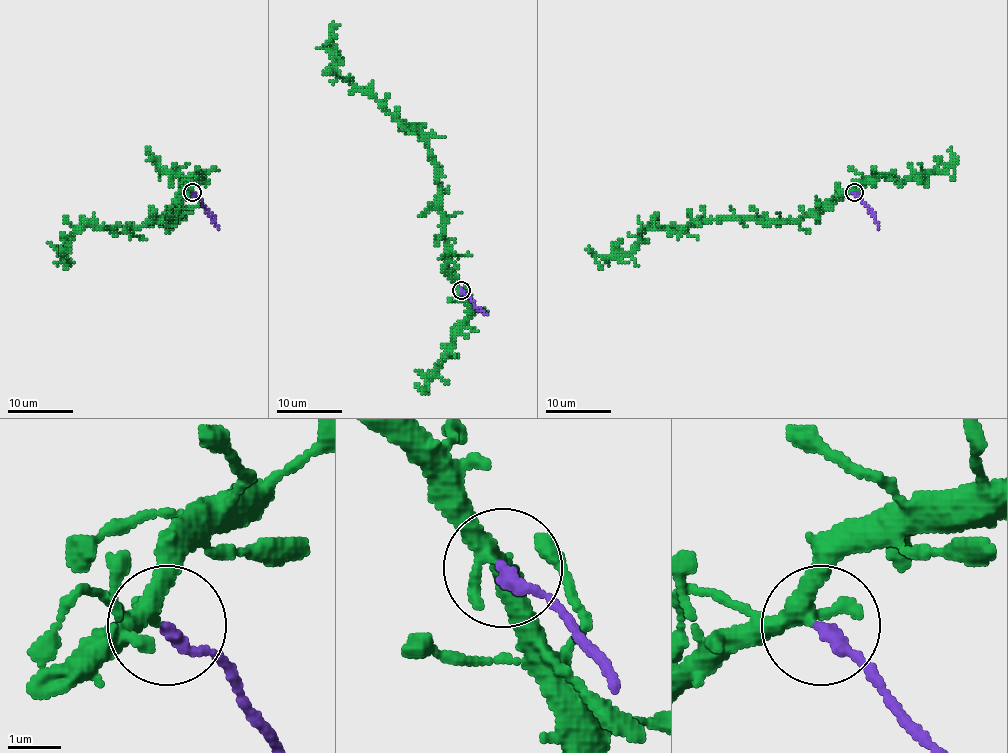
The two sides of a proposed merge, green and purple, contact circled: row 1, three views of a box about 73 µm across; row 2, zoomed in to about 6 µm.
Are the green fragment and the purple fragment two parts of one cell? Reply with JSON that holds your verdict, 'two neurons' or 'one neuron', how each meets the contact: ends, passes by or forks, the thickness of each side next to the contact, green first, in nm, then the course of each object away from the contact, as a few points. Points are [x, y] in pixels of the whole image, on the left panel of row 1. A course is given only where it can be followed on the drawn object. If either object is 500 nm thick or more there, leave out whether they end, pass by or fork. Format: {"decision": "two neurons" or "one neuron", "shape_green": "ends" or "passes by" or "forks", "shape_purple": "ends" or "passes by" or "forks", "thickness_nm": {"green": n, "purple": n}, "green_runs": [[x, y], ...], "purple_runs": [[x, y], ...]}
{"decision": "two neurons", "shape_green": "passes by", "shape_purple": "ends", "thickness_nm": {"green": 320, "purple": 260}, "green_runs": [[191, 192], [176, 204], [178, 213], [171, 222], [168, 218], [124, 232], [81, 227], [68, 243], [66, 269]], "purple_runs": [[191, 192], [219, 228]]}

